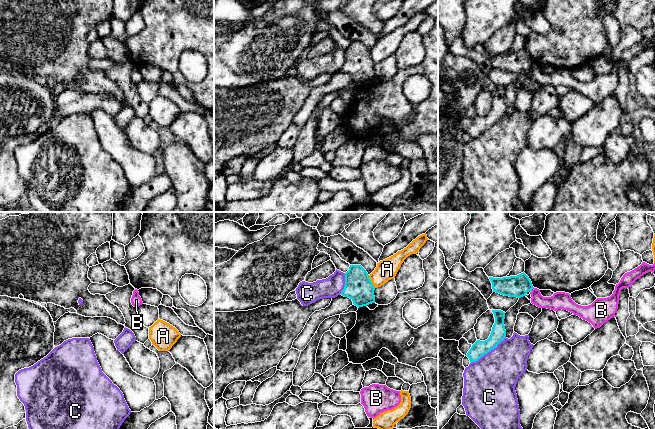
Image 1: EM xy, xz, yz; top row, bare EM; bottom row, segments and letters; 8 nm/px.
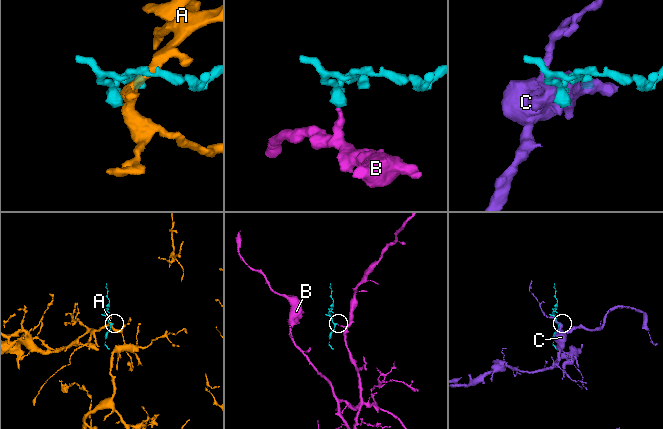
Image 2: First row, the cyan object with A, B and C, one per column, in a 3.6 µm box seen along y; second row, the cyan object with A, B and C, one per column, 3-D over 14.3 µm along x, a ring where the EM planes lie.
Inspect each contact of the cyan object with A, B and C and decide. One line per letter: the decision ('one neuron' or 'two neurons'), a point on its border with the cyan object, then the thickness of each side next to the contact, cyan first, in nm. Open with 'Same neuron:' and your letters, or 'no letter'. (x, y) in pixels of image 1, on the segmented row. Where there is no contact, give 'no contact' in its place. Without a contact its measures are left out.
Same neuron: no letter
A: two neurons | xz (370, 281) | 220/160 nm
B: two neurons | yz (532, 288) | 180/140 nm
C: two neurons | yz (488, 351) | 120/400 nm

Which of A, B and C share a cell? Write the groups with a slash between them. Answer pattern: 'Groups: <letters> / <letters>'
Groups: A / B / C

